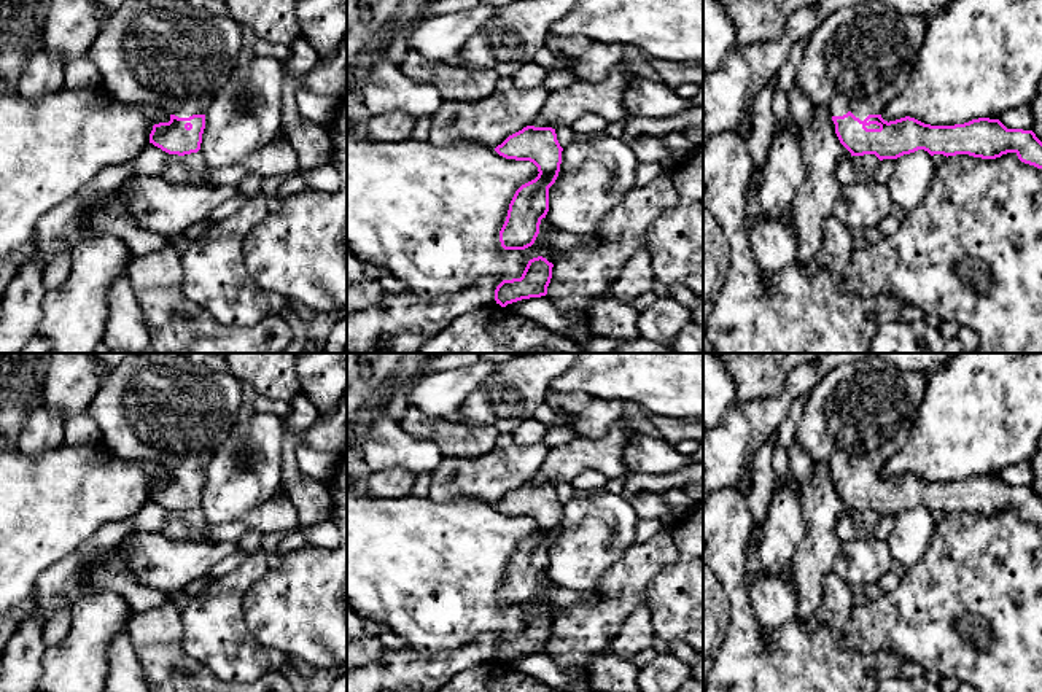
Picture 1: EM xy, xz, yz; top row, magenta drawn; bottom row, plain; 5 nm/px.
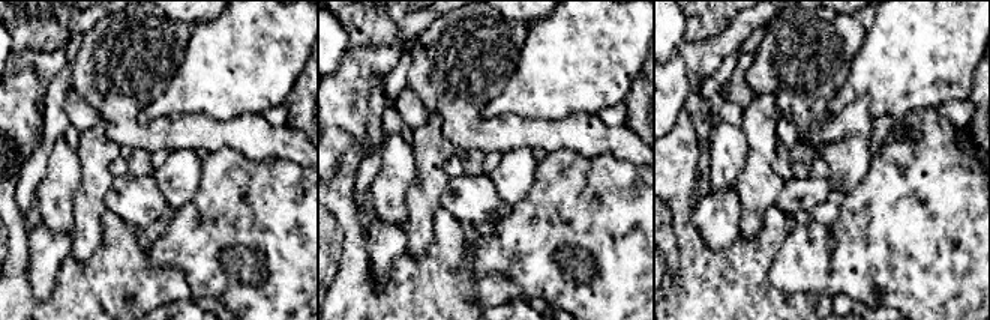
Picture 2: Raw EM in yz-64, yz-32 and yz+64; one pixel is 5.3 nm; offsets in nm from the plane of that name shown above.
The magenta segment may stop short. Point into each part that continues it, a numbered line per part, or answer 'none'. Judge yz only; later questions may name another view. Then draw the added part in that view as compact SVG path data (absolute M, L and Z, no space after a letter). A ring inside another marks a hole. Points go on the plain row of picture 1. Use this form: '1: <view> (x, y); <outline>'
1: yz (859, 415); M877 355L842 364L808 393L795 441L815 463L826 463L830 472L851 468L864 477L869 471L881 471L912 433L926 380L924 374L900 371Z

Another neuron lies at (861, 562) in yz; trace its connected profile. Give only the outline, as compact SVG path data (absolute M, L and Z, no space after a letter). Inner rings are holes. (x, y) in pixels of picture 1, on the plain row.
M851 539L843 542L832 571L850 587L877 585L892 570L894 558L885 539Z

